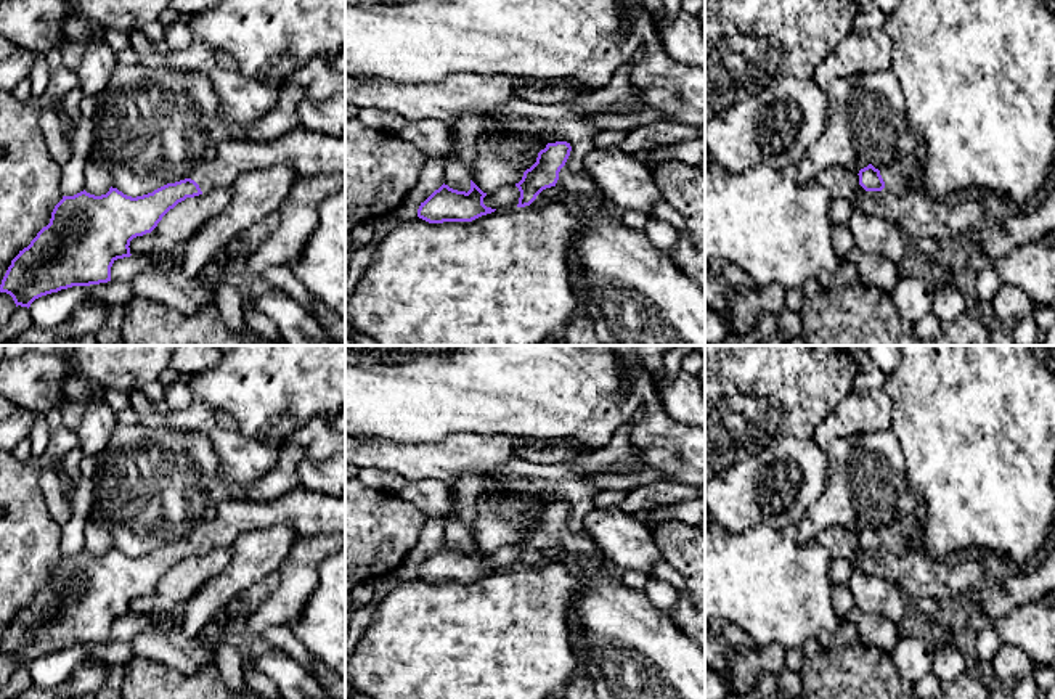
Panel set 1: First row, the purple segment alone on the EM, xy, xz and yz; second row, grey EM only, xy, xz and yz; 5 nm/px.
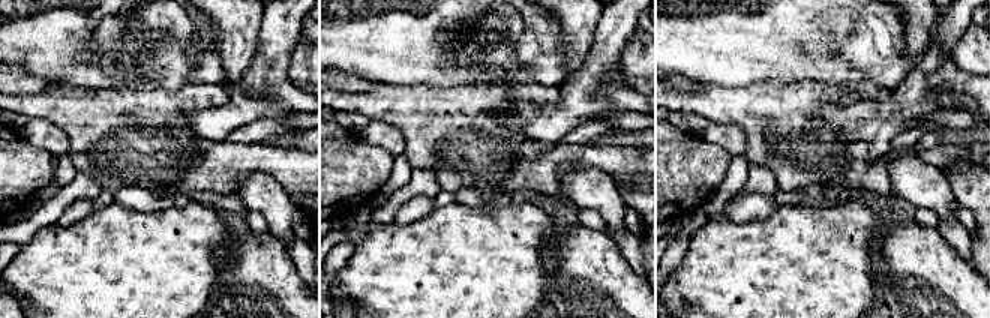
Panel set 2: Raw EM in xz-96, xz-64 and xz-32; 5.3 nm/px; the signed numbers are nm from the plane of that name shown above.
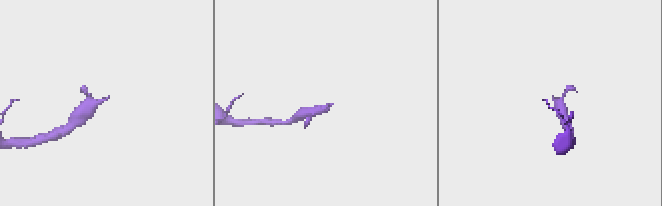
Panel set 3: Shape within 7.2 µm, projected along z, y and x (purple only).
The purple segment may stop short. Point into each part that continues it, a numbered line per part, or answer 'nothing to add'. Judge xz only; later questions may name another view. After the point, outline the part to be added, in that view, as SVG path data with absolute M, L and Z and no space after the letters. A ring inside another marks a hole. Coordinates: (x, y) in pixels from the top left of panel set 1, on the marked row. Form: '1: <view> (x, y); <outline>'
1: xz (569, 182); M562 167L556 186L565 194L591 193L596 188L596 182L586 169L572 172Z

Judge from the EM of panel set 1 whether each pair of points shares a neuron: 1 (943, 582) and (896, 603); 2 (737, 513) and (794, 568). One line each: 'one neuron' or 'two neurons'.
1: two neurons
2: two neurons

